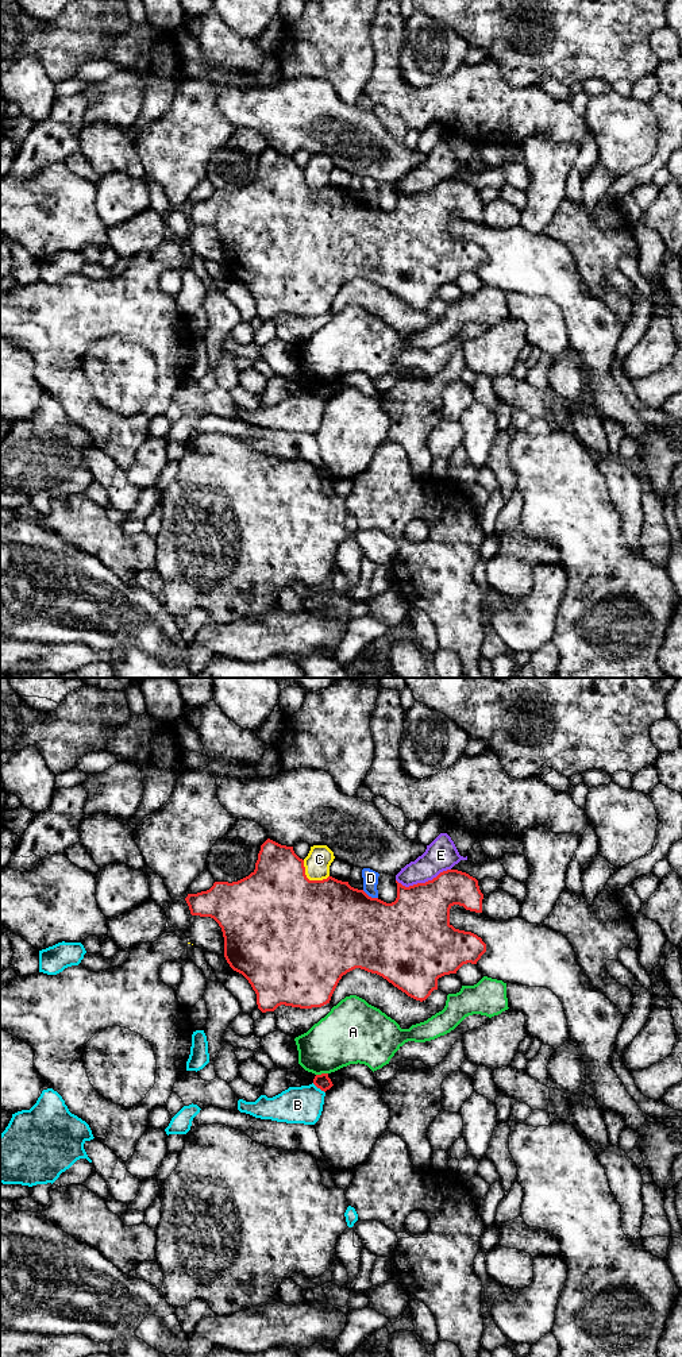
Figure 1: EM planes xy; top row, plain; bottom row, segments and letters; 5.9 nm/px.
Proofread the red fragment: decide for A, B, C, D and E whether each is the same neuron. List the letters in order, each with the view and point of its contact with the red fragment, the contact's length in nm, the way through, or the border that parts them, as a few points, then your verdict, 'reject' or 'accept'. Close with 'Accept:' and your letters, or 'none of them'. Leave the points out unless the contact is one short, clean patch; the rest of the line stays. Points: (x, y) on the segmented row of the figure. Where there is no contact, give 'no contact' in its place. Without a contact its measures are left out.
A: contact xy (322, 1074); length 70 nm; reject
B: contact xy (319, 1087); length 100 nm; border xy (312, 1083), (324, 1093); reject
C: contact xy (308, 879); length 190 nm; reject
D: contact xy (370, 897); length 110 nm; border xy (362, 890), (377, 898); reject
E: contact xy (423, 883); length 340 nm; reject
Accept: none of them

